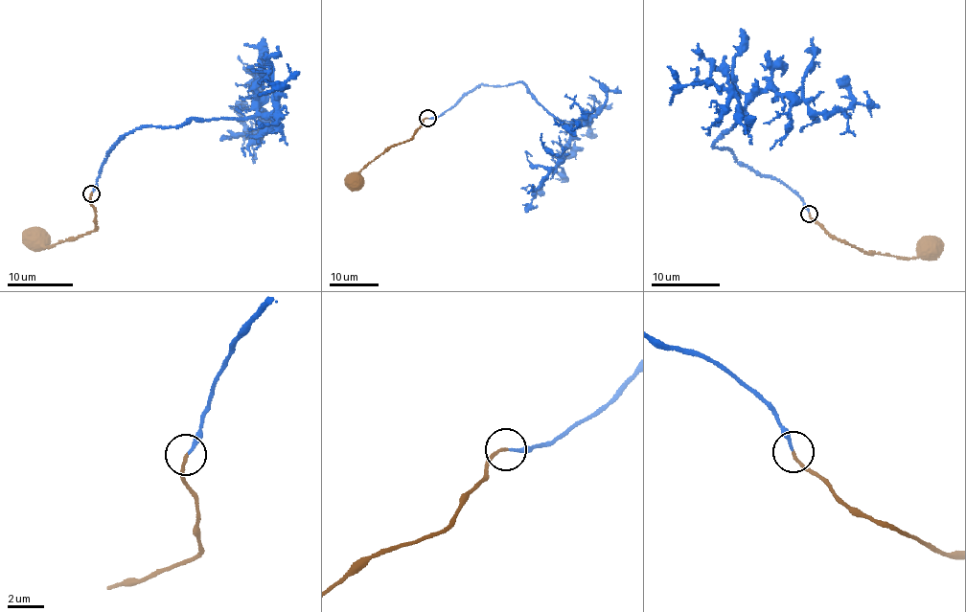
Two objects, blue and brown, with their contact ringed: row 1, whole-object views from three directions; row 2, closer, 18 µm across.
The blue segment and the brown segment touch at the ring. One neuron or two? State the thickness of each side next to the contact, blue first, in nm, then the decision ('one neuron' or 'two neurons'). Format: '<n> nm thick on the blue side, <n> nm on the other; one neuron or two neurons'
190 nm thick on the blue side, 160 nm on the other; one neuron

